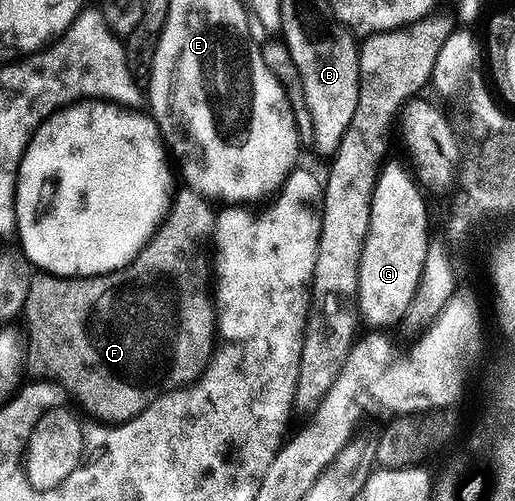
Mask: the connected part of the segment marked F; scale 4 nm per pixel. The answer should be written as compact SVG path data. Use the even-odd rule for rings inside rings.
M156 233L152 236L156 244L148 245L135 256L124 268L119 268L116 272L108 272L104 276L52 276L49 272L37 271L29 282L29 292L26 294L22 319L28 323L28 336L26 332L26 364L33 372L33 377L44 382L51 382L57 388L64 389L69 397L72 396L89 412L91 419L96 422L103 422L105 425L124 424L130 418L134 418L143 410L146 405L156 399L161 391L160 375L164 372L168 360L176 360L179 356L184 356L188 348L184 344L192 344L192 368L193 373L199 374L204 371L213 351L214 344L211 344L214 332L210 327L210 312L204 307L210 304L210 264L198 258L198 256L156 256L160 252L160 236Z

